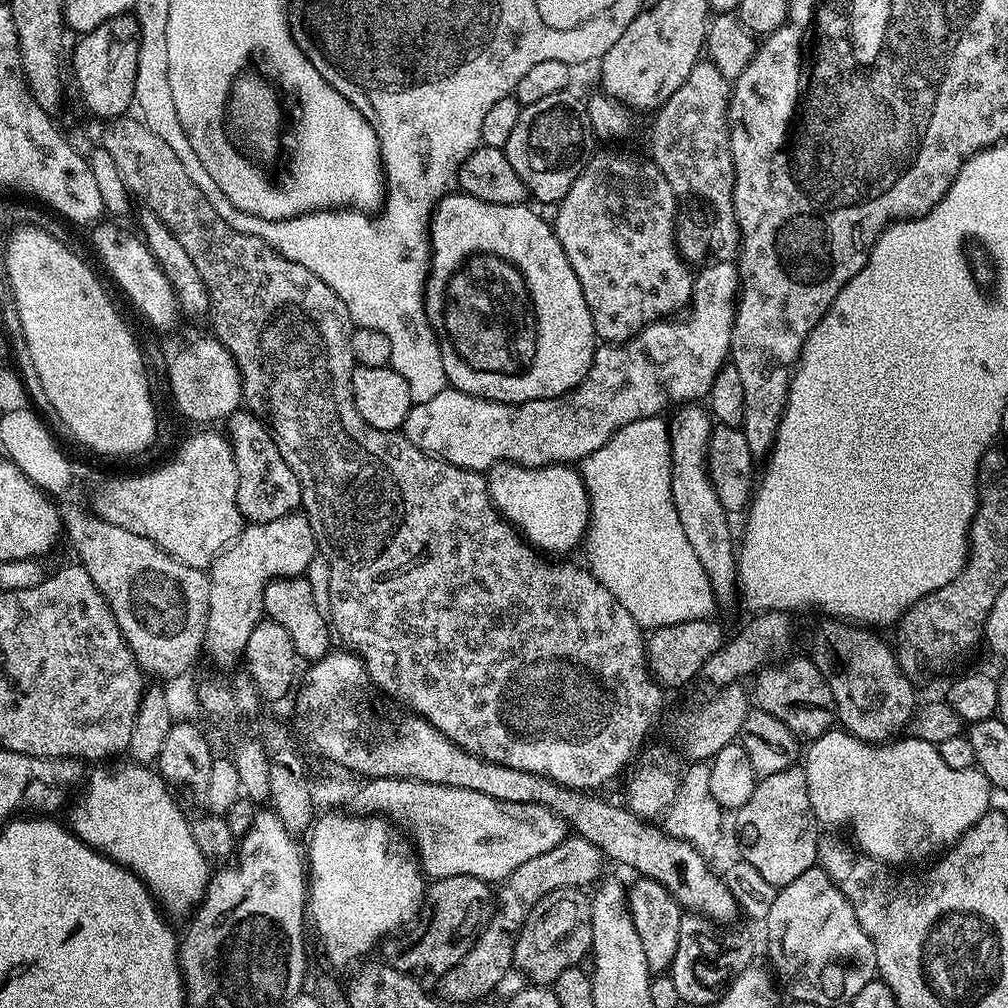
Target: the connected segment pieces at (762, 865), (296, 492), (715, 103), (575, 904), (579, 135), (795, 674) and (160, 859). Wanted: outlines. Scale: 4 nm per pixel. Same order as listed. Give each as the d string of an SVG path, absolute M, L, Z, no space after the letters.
M793 766L778 774L759 777L753 794L735 816L740 831L739 855L777 890L806 874L806 870L817 867L822 833L810 806L803 767Z
M239 411L227 417L226 435L232 445L238 474L238 510L241 516L256 525L295 513L301 503L300 483L294 470L290 470L286 458L282 458L278 446L272 440L272 433L268 431L268 425L252 412Z
M704 58L690 70L686 82L670 94L665 104L655 109L656 121L652 124L652 160L658 171L664 175L664 184L674 189L681 197L692 195L708 203L712 211L708 246L713 261L735 261L740 255L740 227L734 214L734 162L730 154L730 134L728 133L728 98L730 82L712 61Z
M559 888L543 896L530 910L522 930L516 935L516 945L512 955L512 963L531 983L551 986L558 974L567 968L575 968L580 959L587 957L592 950L592 905L587 891L578 888Z
M565 90L521 107L518 123L510 133L510 142L506 142L504 153L518 178L527 184L529 197L555 206L594 155L592 144L594 137L585 101L579 100L572 90Z
M799 654L785 659L779 666L769 666L759 673L758 679L764 685L760 693L755 693L754 700L759 711L774 714L778 722L782 722L801 741L811 742L822 734L833 731L836 719L836 703L834 694L830 694L830 686L822 674L822 670L810 658L804 660Z
M120 762L101 763L89 776L87 773L84 793L82 788L75 797L76 805L75 800L71 805L72 832L96 852L132 871L169 917L191 917L204 901L210 865L194 842L189 817L184 817L172 797L173 789L155 767L116 763Z

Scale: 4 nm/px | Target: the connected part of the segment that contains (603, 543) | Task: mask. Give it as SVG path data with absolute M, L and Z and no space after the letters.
M651 416L650 418L642 418L641 420L624 424L608 439L606 446L594 450L594 454L586 457L578 468L580 477L583 478L584 485L588 491L588 531L582 541L582 552L588 555L587 567L592 575L596 577L596 581L602 586L606 586L606 590L610 590L612 599L617 600L622 606L626 606L626 610L632 615L634 622L638 622L641 629L644 630L665 628L678 622L706 620L713 615L711 612L718 608L718 601L716 595L712 592L710 578L706 574L706 570L702 570L702 562L694 554L694 546L690 546L690 542L686 542L686 533L682 531L682 522L678 522L678 510L674 510L666 432L662 424L660 428L660 422L662 422L660 416Z

